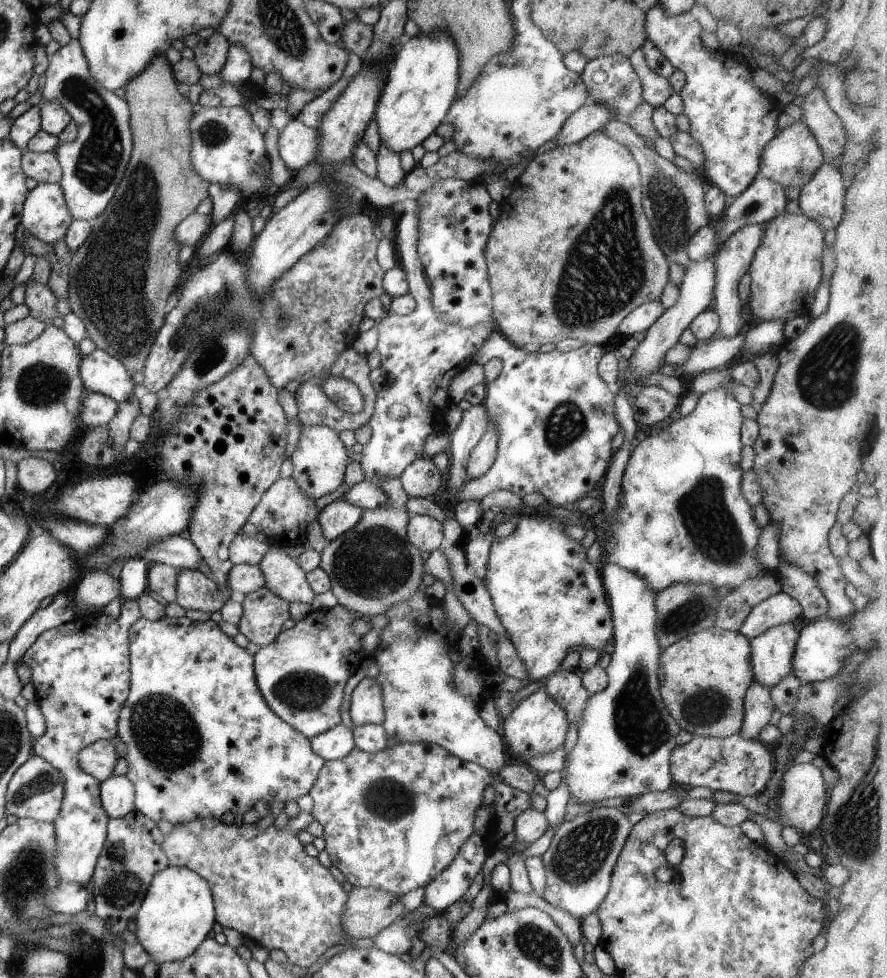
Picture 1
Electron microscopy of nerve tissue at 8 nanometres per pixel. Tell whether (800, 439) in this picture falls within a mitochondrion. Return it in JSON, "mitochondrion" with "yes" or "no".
{"mitochondrion":"no"}

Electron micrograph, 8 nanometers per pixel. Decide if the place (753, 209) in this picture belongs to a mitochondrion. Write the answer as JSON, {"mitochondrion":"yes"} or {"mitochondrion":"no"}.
{"mitochondrion":"yes"}

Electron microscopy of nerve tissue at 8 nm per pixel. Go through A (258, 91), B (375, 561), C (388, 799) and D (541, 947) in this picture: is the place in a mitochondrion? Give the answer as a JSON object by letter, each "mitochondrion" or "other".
{"A":"other","B":"mitochondrion","C":"mitochondrion","D":"mitochondrion"}

